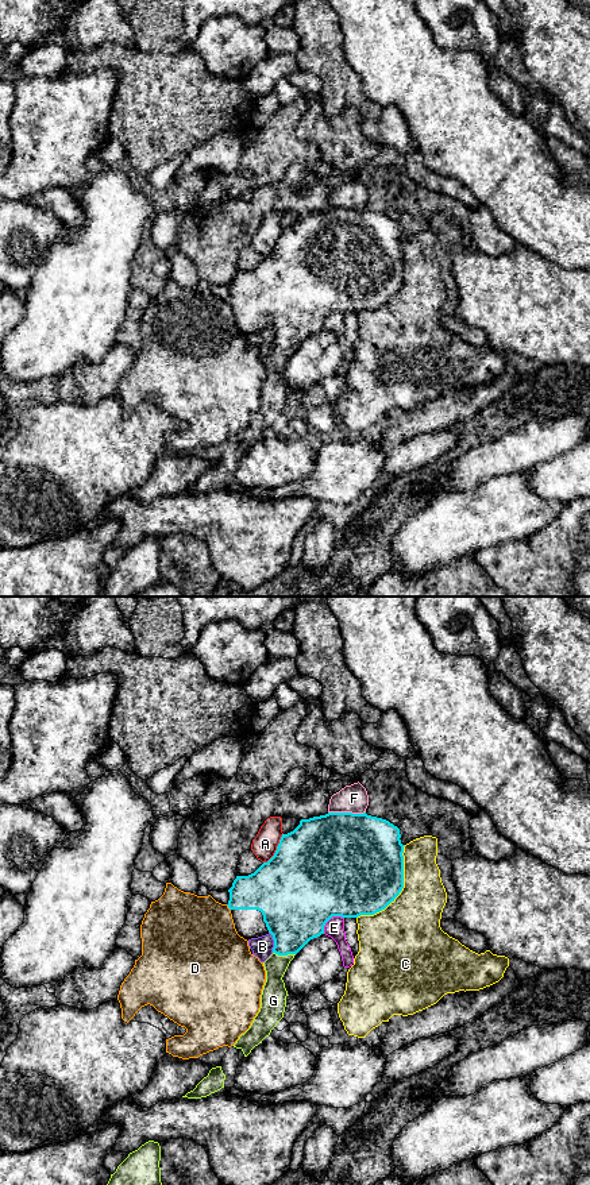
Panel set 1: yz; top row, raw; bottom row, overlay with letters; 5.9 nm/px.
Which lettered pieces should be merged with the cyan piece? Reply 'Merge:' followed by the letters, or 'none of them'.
Merge: G

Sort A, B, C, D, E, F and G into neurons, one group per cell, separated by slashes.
A / B / C / D / E / F / G

